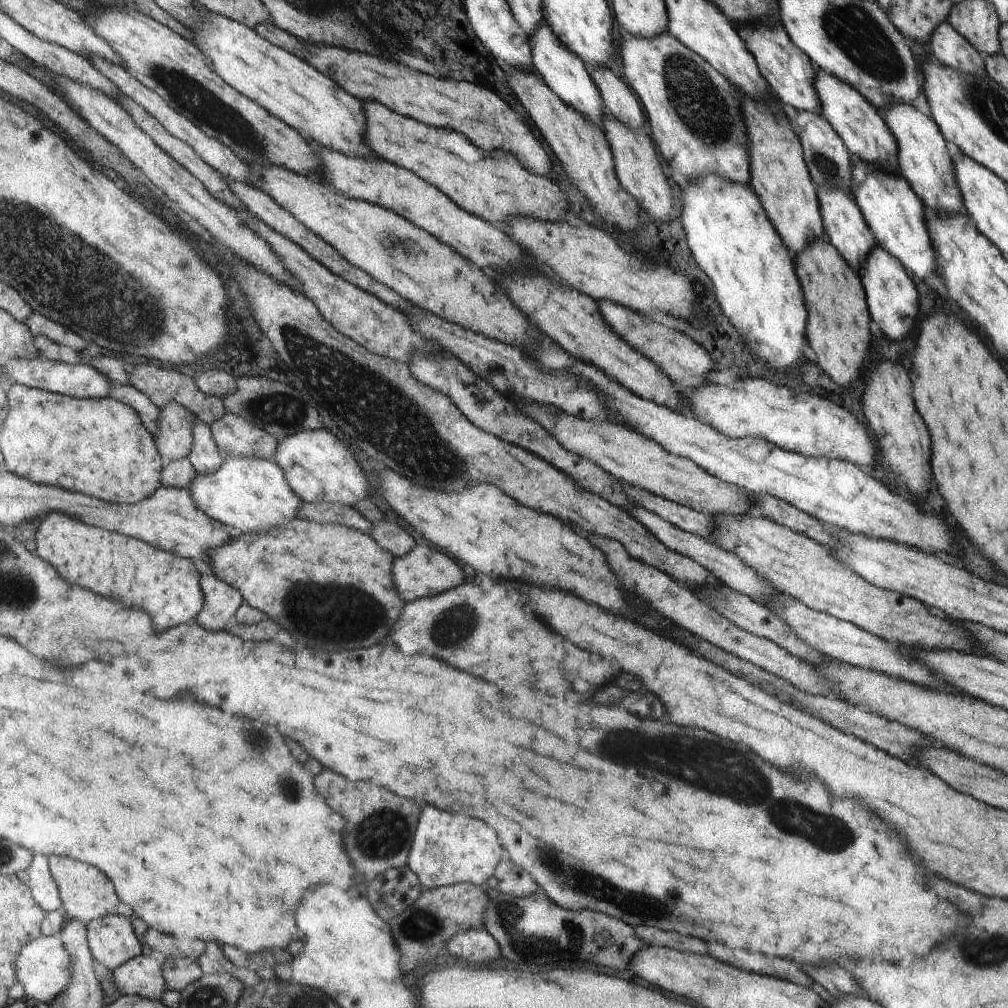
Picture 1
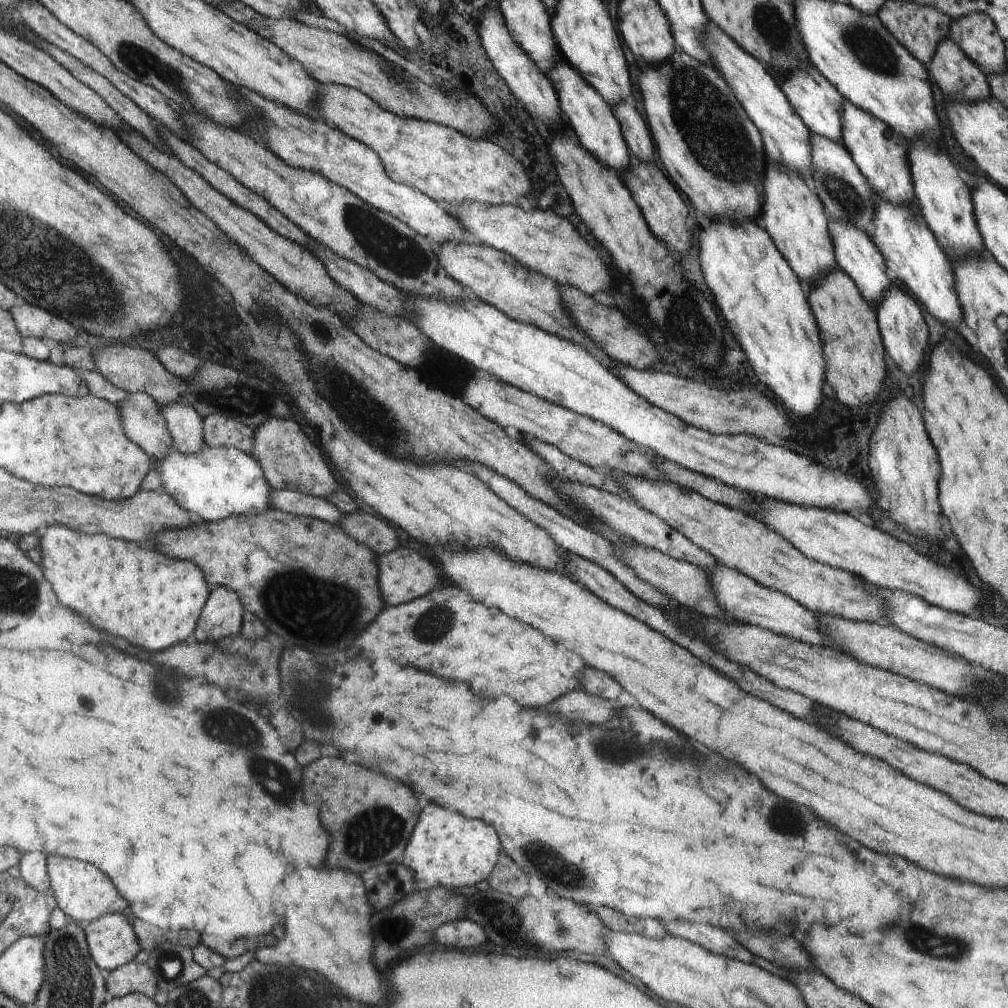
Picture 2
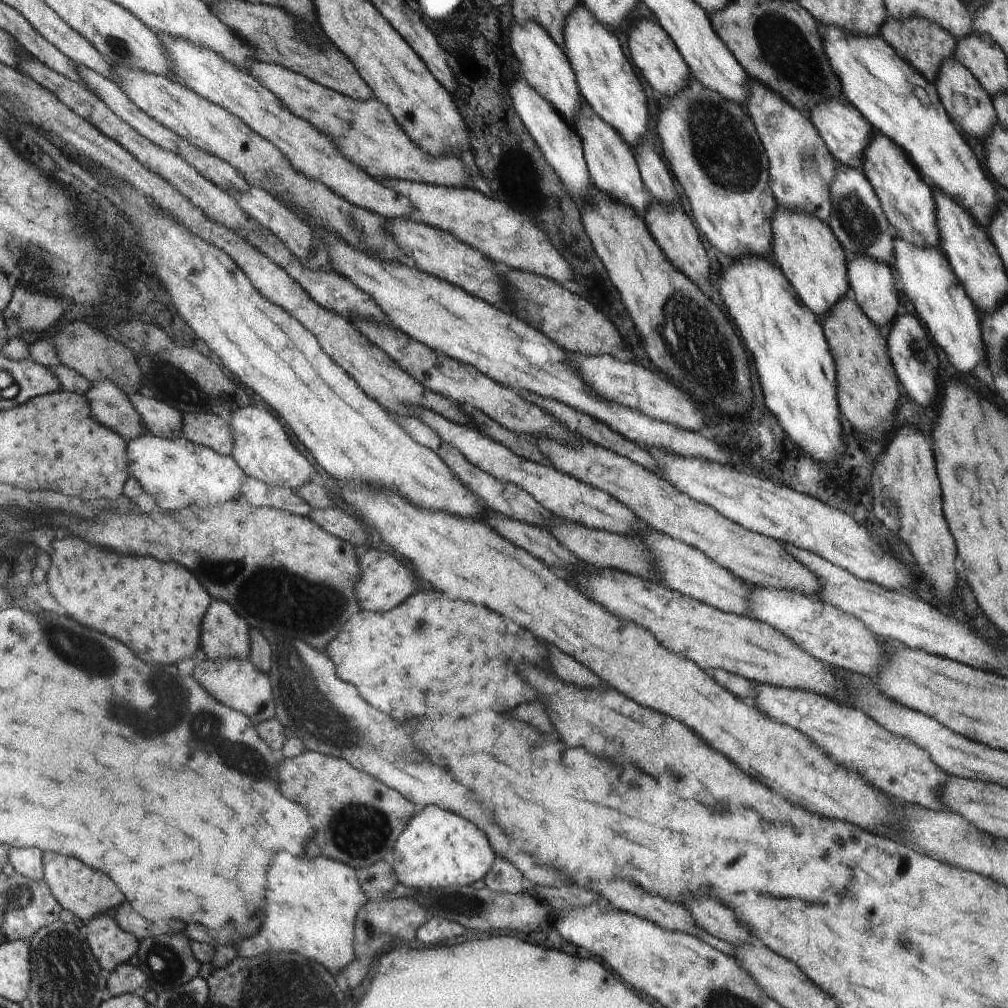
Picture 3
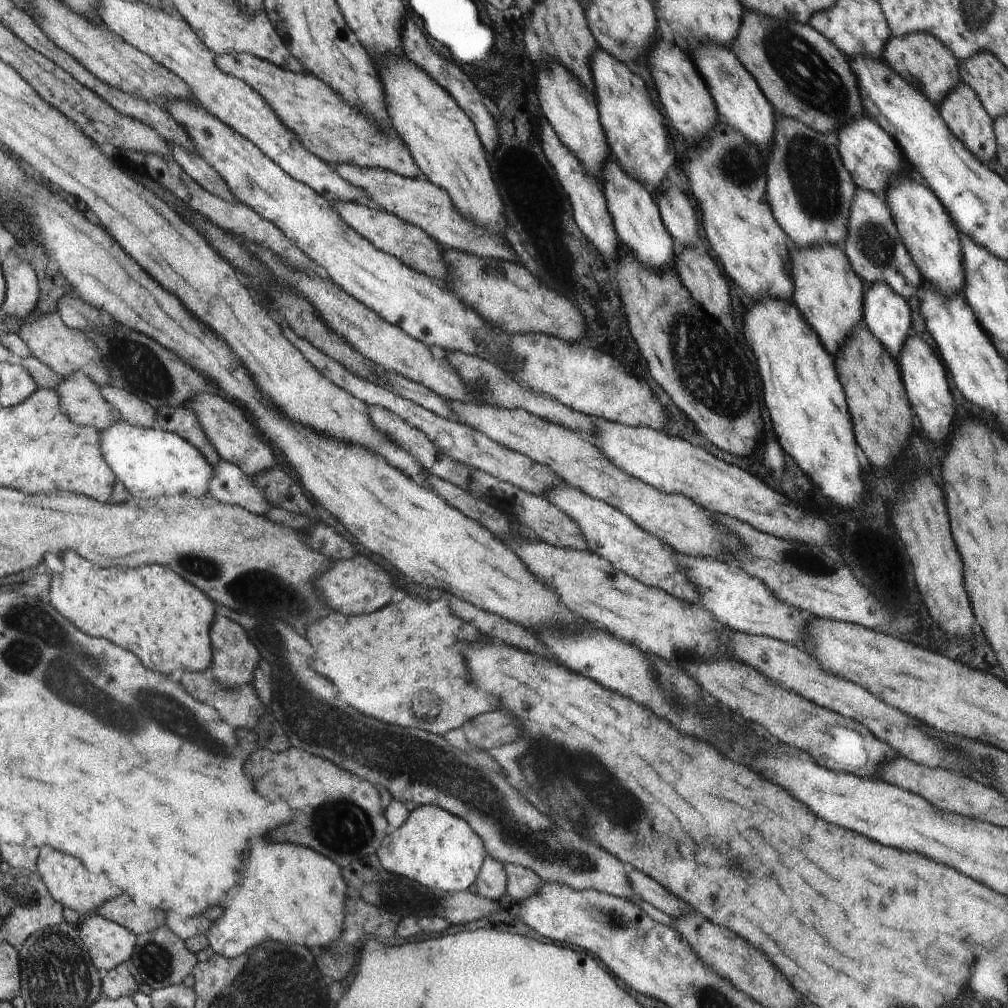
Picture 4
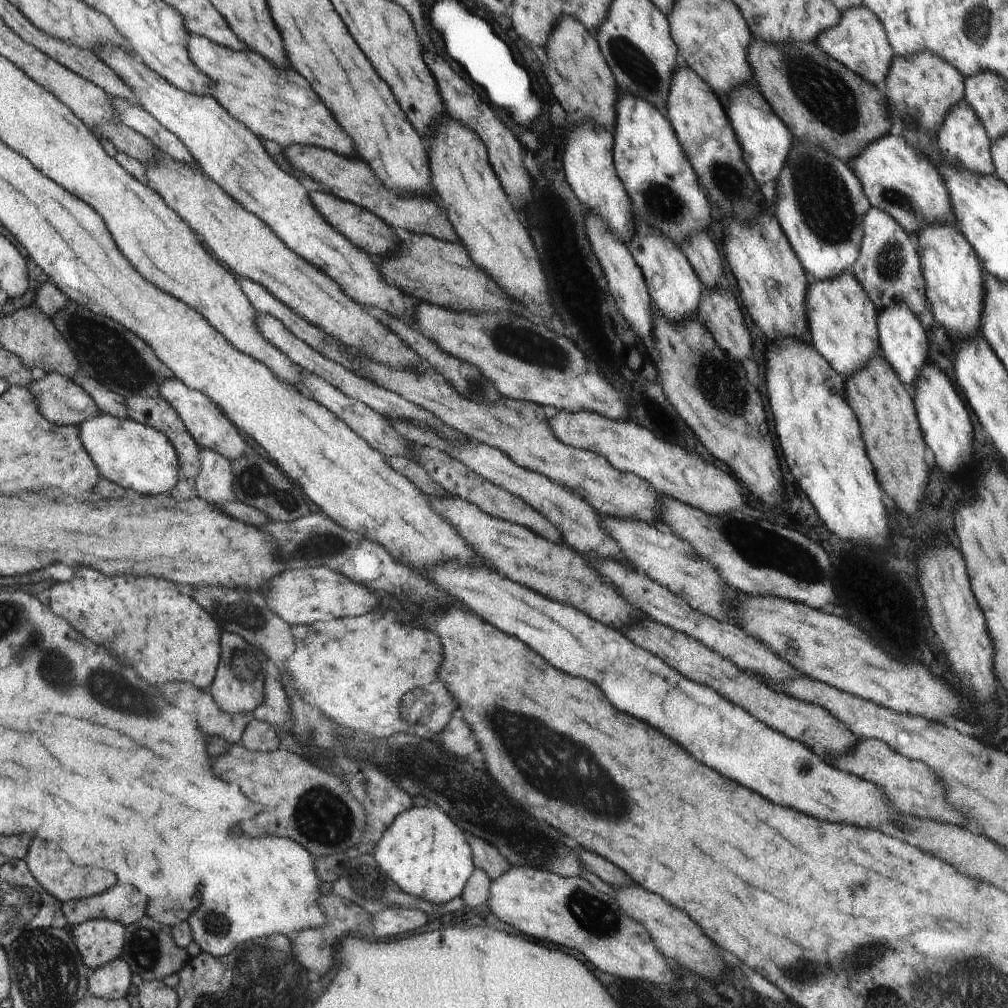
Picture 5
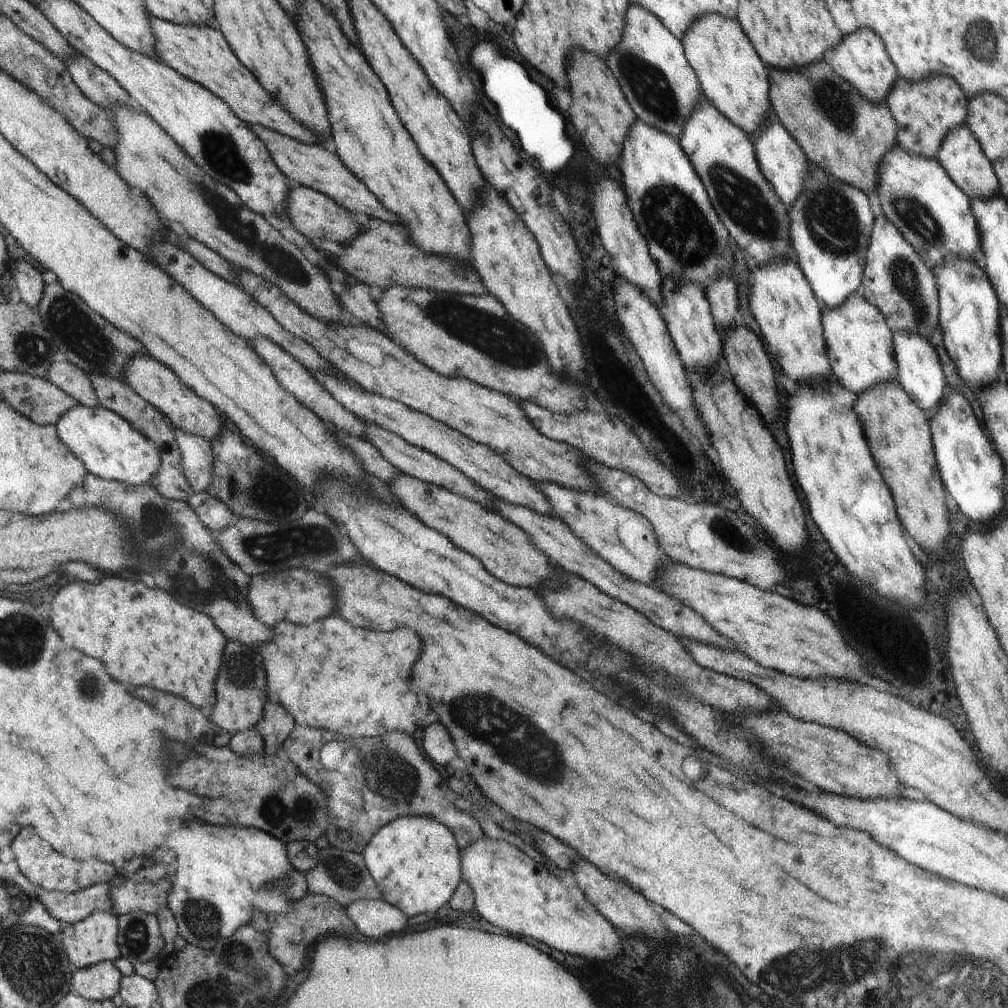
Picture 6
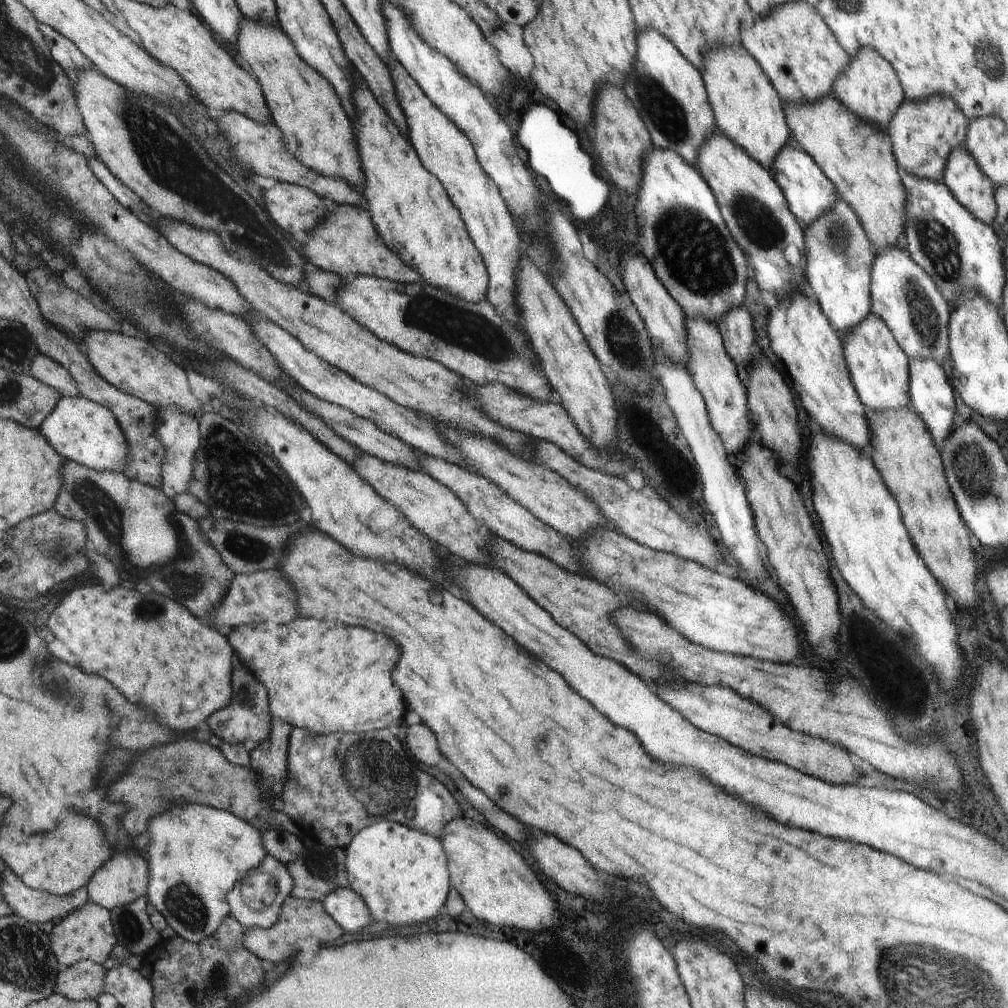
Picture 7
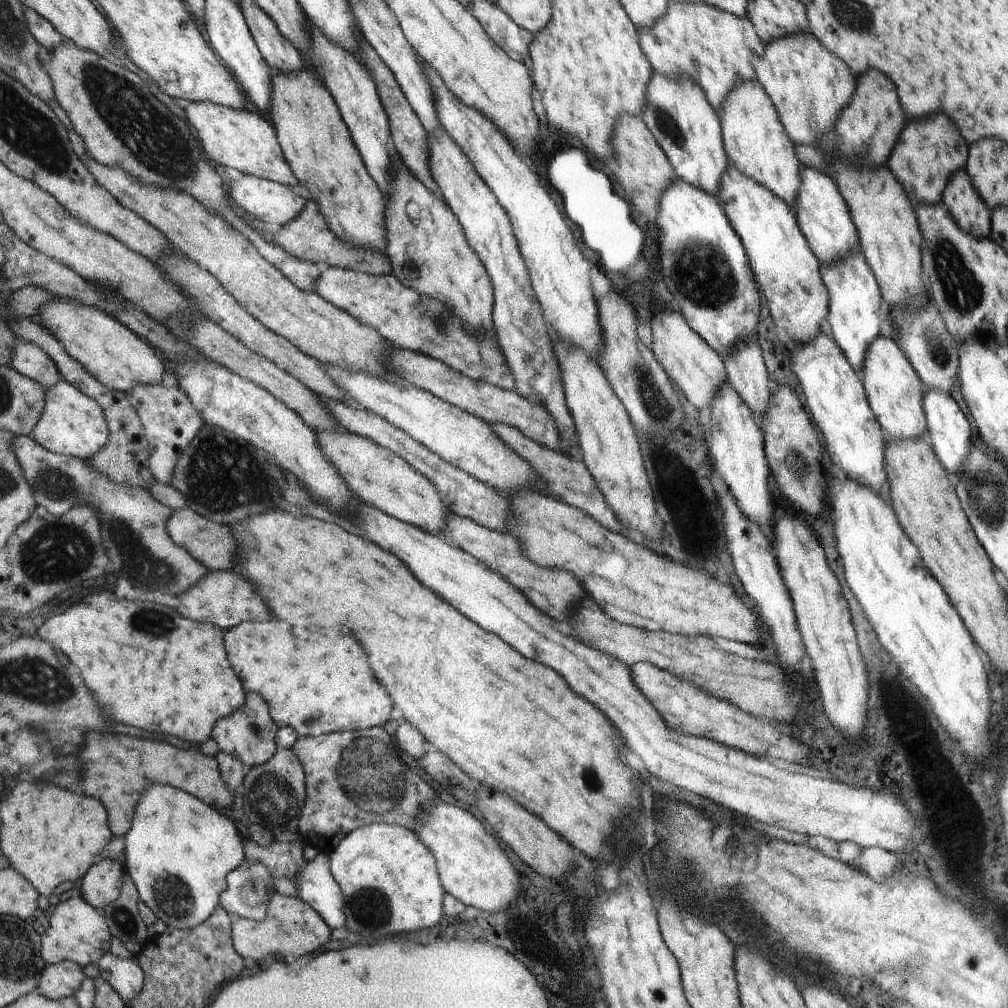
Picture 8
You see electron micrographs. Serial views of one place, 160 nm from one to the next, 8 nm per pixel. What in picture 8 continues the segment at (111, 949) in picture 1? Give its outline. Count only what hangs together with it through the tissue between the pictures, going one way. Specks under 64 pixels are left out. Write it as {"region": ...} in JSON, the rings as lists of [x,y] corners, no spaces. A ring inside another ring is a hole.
{"region":[[[66,897],[54,906],[49,917],[50,926],[41,936],[41,955],[47,964],[72,961],[81,967],[96,964],[110,951],[113,936],[106,924],[103,912],[81,897]]]}

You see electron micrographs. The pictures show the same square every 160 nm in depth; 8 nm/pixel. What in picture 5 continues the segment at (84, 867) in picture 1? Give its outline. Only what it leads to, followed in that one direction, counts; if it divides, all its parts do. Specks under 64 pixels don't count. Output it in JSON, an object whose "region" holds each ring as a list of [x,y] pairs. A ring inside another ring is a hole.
{"region":[[[34,838],[34,842],[30,844],[28,850],[28,858],[25,859],[28,869],[31,870],[35,880],[47,890],[51,896],[58,898],[60,902],[68,902],[68,900],[85,899],[90,896],[100,895],[102,892],[109,891],[110,886],[116,884],[116,876],[108,870],[96,868],[96,866],[74,866],[70,862],[70,858],[52,842]]]}

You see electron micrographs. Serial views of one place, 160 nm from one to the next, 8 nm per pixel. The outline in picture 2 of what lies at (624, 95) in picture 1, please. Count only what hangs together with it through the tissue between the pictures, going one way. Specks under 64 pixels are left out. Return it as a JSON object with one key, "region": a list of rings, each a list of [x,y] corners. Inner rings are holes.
{"region":[[[631,100],[616,103],[614,106],[614,116],[618,118],[622,126],[622,134],[628,142],[628,150],[633,157],[643,161],[653,161],[654,142],[649,130],[646,118],[636,109],[636,104]]]}

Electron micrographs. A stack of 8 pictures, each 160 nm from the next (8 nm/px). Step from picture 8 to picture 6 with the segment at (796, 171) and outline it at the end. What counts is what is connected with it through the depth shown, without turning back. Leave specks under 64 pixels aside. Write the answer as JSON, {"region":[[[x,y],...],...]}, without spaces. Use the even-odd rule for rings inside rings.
{"region":[[[720,13],[704,14],[681,39],[687,60],[700,79],[703,96],[749,135],[758,134],[772,115],[769,70],[738,18],[731,19]]]}

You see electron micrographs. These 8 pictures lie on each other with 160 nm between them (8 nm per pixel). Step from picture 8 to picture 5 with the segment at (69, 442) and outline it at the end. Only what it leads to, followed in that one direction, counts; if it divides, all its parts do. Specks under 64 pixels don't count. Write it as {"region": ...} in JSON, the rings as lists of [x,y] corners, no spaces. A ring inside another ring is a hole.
{"region":[[[100,412],[81,425],[79,435],[84,448],[95,461],[102,477],[154,500],[155,496],[170,493],[179,483],[180,461],[174,445],[168,437],[130,417],[120,418]]]}

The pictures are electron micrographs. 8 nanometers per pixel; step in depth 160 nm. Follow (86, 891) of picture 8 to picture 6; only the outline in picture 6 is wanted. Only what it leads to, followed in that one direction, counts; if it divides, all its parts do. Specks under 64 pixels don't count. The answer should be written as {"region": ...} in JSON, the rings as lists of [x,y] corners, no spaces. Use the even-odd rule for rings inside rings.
{"region":[[[125,878],[119,887],[113,887],[111,897],[115,907],[113,912],[124,914],[130,911],[142,911],[149,915],[157,915],[158,911],[167,906],[172,886],[168,878],[162,878],[158,884],[140,882],[132,884],[132,880]]]}

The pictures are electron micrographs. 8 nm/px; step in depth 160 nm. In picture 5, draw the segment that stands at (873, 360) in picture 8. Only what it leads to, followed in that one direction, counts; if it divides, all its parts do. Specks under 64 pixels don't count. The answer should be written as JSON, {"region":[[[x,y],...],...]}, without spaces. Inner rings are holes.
{"region":[[[844,272],[836,280],[810,281],[807,308],[810,340],[826,360],[832,360],[832,368],[840,376],[846,378],[852,372],[863,371],[880,354],[879,308],[851,272]]]}

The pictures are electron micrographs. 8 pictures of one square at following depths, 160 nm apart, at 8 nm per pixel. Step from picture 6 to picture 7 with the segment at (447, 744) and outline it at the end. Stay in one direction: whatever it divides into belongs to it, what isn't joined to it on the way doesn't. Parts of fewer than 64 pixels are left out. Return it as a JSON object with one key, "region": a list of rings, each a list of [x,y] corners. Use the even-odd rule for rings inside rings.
{"region":[[[422,724],[410,726],[407,735],[406,744],[408,744],[409,751],[422,764],[436,766],[444,758],[439,749],[436,736],[432,734],[432,730],[428,726],[422,726]]]}

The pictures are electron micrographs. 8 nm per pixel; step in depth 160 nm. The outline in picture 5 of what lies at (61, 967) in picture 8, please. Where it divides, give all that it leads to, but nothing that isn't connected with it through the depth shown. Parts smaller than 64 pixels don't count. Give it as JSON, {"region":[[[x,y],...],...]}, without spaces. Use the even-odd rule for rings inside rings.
{"region":[[[121,957],[104,964],[104,967],[94,969],[91,979],[88,980],[88,992],[103,1000],[126,998],[128,988],[130,966]]]}

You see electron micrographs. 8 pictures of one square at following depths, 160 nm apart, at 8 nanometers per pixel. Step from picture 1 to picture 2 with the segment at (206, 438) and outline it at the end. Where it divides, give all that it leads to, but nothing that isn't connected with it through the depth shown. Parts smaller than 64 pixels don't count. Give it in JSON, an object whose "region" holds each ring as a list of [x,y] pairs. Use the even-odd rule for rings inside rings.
{"region":[[[178,403],[163,406],[167,427],[174,437],[174,446],[181,453],[193,455],[205,446],[203,419],[192,406]]]}

